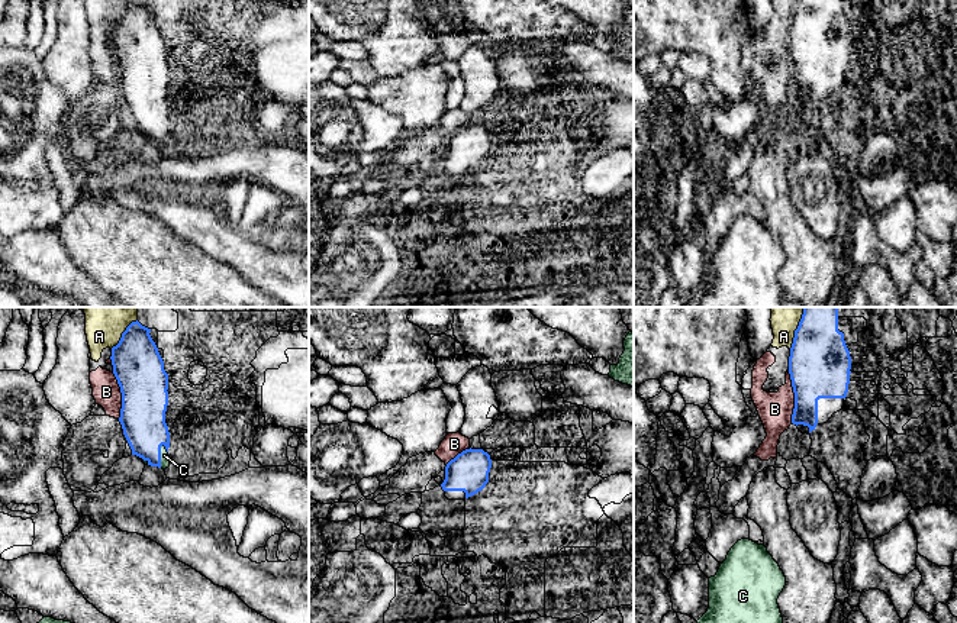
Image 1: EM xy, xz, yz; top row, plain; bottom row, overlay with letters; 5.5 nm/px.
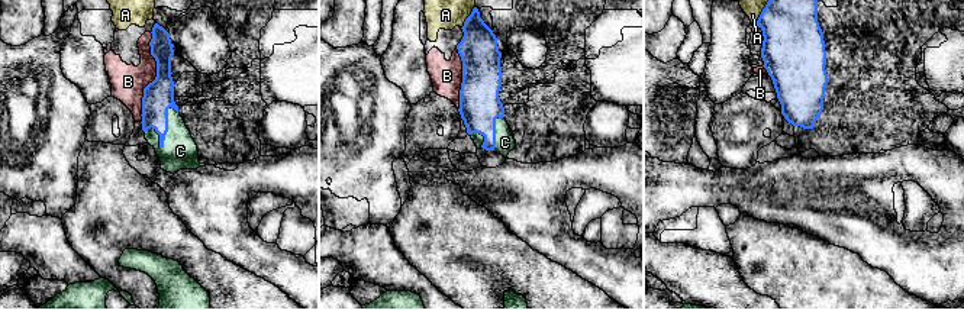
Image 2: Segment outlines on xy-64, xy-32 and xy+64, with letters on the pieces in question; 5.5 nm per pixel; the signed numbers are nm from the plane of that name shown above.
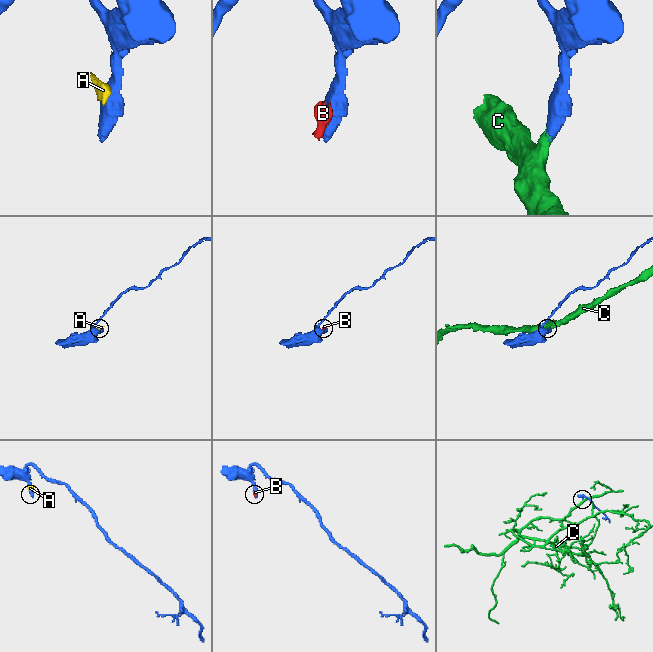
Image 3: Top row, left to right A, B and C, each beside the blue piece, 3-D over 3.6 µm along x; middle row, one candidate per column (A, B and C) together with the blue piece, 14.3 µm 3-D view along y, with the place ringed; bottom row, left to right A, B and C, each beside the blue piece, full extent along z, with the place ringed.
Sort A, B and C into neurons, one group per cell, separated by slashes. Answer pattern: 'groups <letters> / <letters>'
groups A B / C

